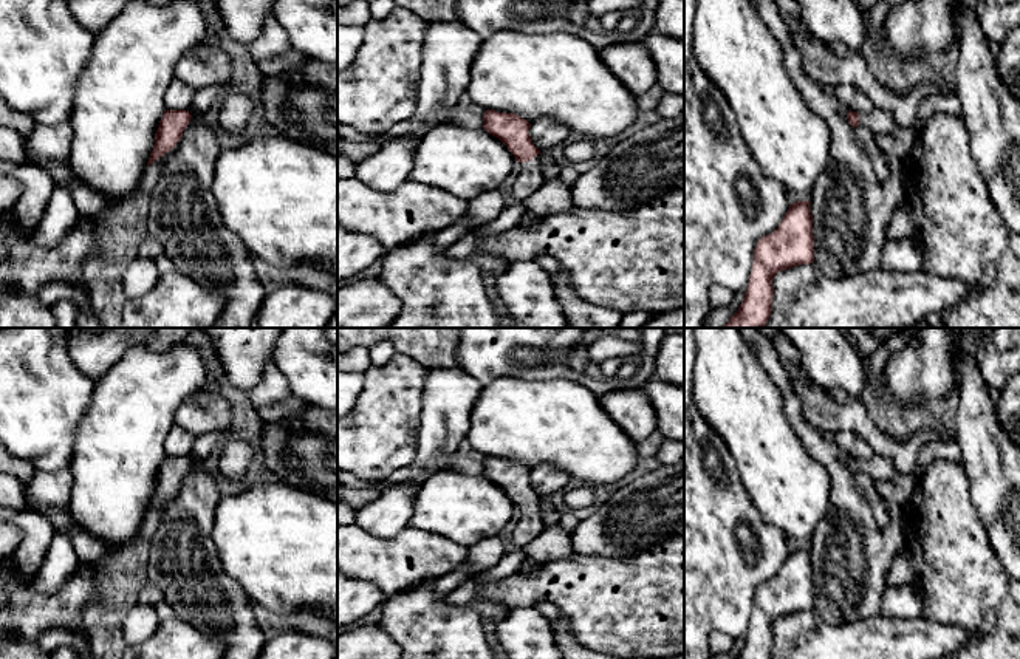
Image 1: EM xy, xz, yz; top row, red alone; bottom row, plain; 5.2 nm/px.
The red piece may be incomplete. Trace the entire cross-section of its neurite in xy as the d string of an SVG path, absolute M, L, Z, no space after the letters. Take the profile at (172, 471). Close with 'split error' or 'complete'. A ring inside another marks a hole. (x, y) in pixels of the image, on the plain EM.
M166 456L155 480L155 492L147 507L147 514L158 504L170 498L181 486L192 461L186 456Z; complete

